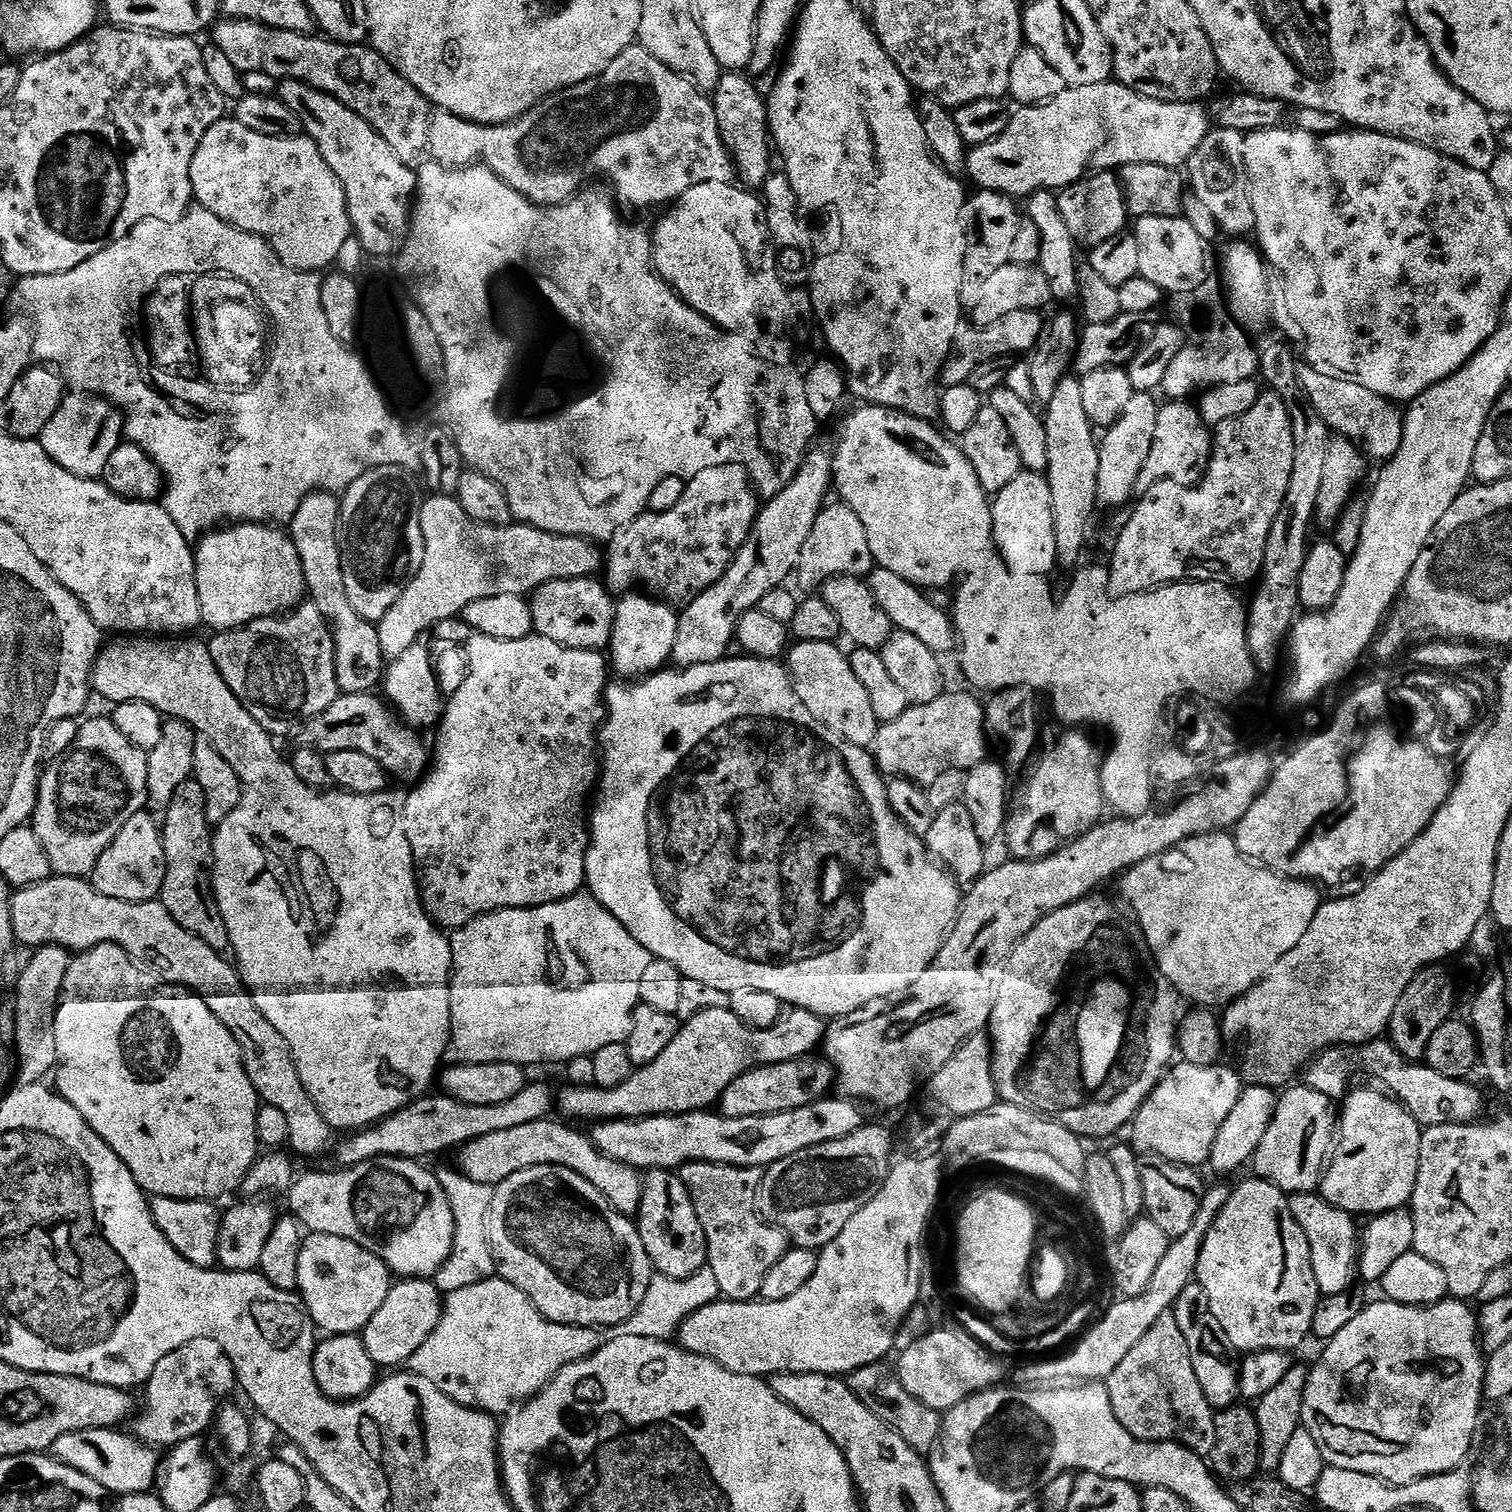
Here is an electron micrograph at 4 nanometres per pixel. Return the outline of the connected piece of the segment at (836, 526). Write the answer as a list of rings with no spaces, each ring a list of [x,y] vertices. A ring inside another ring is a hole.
[[[844,501],[827,503],[815,519],[814,527],[799,554],[795,577],[805,592],[814,592],[836,576],[858,577],[865,579],[876,567],[870,552],[870,542],[866,537],[866,528],[858,519],[852,507]]]

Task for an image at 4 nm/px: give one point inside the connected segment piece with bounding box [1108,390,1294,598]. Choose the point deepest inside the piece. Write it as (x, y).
(1216, 530)

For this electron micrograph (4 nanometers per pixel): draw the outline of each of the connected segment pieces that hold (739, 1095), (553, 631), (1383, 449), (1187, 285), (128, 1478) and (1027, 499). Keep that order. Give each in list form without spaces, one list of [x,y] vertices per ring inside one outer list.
[[[805,1058],[752,1068],[726,1086],[718,1101],[718,1112],[726,1118],[750,1118],[798,1110],[798,1106],[823,1100],[829,1095],[833,1091],[835,1078],[835,1068],[823,1058]]]
[[[596,578],[555,580],[546,582],[531,593],[535,635],[545,636],[550,638],[550,642],[558,642],[571,648],[607,649],[612,643],[616,606],[609,589],[598,581]]]
[[[1297,359],[1296,369],[1298,378],[1318,414],[1322,414],[1322,422],[1332,429],[1337,437],[1351,440],[1353,445],[1359,446],[1369,461],[1380,460],[1387,462],[1394,454],[1398,454],[1398,446],[1402,446],[1402,434],[1404,433],[1404,418],[1399,408],[1393,401],[1384,396],[1374,394],[1374,390],[1366,390],[1366,386],[1358,386],[1358,382],[1346,382],[1346,378],[1330,378],[1330,374],[1318,374],[1314,366],[1310,366],[1307,360]]]
[[[1183,215],[1178,216],[1141,216],[1135,221],[1134,235],[1138,244],[1138,276],[1146,282],[1158,286],[1161,293],[1183,294],[1193,292],[1209,275],[1208,256],[1204,253],[1206,241],[1198,238],[1194,226],[1184,220]]]
[[[95,1428],[74,1434],[62,1434],[62,1438],[52,1444],[50,1452],[66,1466],[86,1474],[86,1478],[94,1478],[94,1482],[98,1482],[108,1493],[117,1497],[147,1492],[153,1487],[151,1484],[155,1485],[158,1480],[157,1449],[137,1440],[135,1435],[128,1433],[127,1436],[120,1431],[124,1430]]]
[[[1021,470],[1018,478],[1006,486],[1006,490],[995,493],[992,505],[992,543],[1000,551],[1003,567],[1018,578],[1044,578],[1047,572],[1057,571],[1056,547],[1054,546],[1054,510],[1050,502],[1050,486],[1047,475]]]

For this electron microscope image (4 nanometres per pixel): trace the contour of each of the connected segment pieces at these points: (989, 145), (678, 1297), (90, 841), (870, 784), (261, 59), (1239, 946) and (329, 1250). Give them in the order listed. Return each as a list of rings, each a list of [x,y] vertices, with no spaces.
[[[1119,82],[1077,88],[1068,86],[1062,94],[1045,104],[1017,107],[1011,113],[1006,130],[1002,130],[998,138],[975,145],[967,153],[966,176],[977,184],[977,189],[1001,192],[1013,198],[1027,198],[1036,192],[1069,188],[1089,174],[1119,170],[1127,164],[1153,164],[1180,170],[1187,165],[1210,131],[1210,112],[1204,106],[1200,102],[1171,104],[1165,100],[1146,98]]]
[[[707,1266],[698,1270],[698,1274],[681,1280],[656,1274],[646,1290],[646,1298],[642,1298],[642,1306],[638,1306],[624,1324],[603,1330],[573,1328],[570,1324],[545,1320],[518,1286],[493,1278],[478,1282],[478,1286],[447,1293],[444,1313],[434,1334],[418,1346],[406,1368],[434,1382],[434,1386],[454,1402],[500,1418],[506,1412],[504,1388],[544,1388],[566,1365],[585,1360],[606,1346],[608,1340],[619,1336],[671,1341],[690,1314],[719,1299],[714,1270]]]
[[[85,719],[71,748],[51,762],[53,764],[43,769],[38,780],[36,809],[32,811],[30,827],[36,832],[38,842],[42,842],[42,850],[46,850],[46,858],[50,858],[55,875],[88,878],[94,866],[98,866],[98,858],[102,858],[106,846],[114,842],[118,830],[122,830],[122,826],[126,826],[134,814],[145,811],[148,802],[148,752],[134,746],[130,738],[126,738],[126,734],[112,724],[111,719]]]
[[[725,658],[716,660],[713,664],[696,664],[693,668],[672,670],[676,672],[661,670],[652,676],[645,676],[635,683],[609,683],[606,689],[606,715],[598,733],[598,748],[602,753],[602,771],[598,777],[598,795],[595,797],[594,807],[590,812],[590,839],[588,853],[584,859],[586,862],[587,891],[596,897],[596,901],[606,911],[614,914],[614,918],[618,918],[618,922],[622,922],[622,926],[626,926],[626,930],[630,930],[632,937],[642,946],[646,946],[646,950],[651,952],[655,959],[665,960],[673,964],[685,980],[702,982],[705,986],[714,987],[715,990],[726,993],[734,990],[767,990],[768,993],[774,994],[774,998],[780,1000],[781,1005],[801,1008],[825,1018],[849,1016],[851,1012],[862,1010],[862,1006],[870,1006],[870,1002],[878,1002],[879,1000],[887,1002],[899,996],[901,992],[905,992],[910,986],[914,986],[918,982],[918,978],[922,978],[924,971],[932,966],[934,958],[940,953],[941,946],[948,939],[948,934],[952,931],[957,916],[960,915],[962,907],[961,885],[939,863],[930,859],[925,841],[912,833],[896,817],[888,801],[888,784],[880,769],[876,767],[873,753],[869,749],[859,748],[846,742],[838,734],[834,734],[834,730],[822,726],[822,722],[818,722],[818,718],[814,718],[814,714],[810,714],[810,710],[806,710],[802,698],[798,698],[796,687],[792,684],[792,677],[783,663],[755,658],[732,659]]]
[[[224,18],[211,29],[210,36],[216,39],[216,44],[220,47],[220,52],[237,68],[240,74],[245,72],[265,72],[273,76],[277,82],[281,80],[301,80],[304,84],[310,84],[322,90],[328,96],[338,98],[338,102],[345,104],[350,110],[354,110],[367,122],[374,131],[402,158],[402,162],[413,166],[423,166],[425,164],[446,164],[451,168],[467,168],[469,164],[479,164],[481,162],[495,170],[495,172],[506,181],[506,183],[533,204],[562,204],[577,195],[585,187],[584,184],[591,176],[605,176],[612,180],[611,191],[614,199],[621,209],[624,208],[656,208],[659,204],[663,206],[671,205],[690,186],[702,186],[702,182],[729,182],[736,176],[736,166],[732,163],[732,155],[726,150],[722,142],[722,134],[718,126],[718,114],[715,113],[713,97],[705,92],[703,88],[697,88],[696,83],[683,76],[681,72],[676,72],[670,66],[658,62],[654,54],[650,54],[647,48],[633,46],[622,50],[618,58],[602,74],[590,78],[581,84],[575,84],[564,89],[563,92],[553,92],[539,104],[533,106],[526,114],[522,114],[516,120],[511,120],[505,124],[476,124],[472,120],[463,120],[461,116],[455,116],[450,110],[446,110],[437,104],[431,104],[427,98],[419,91],[403,74],[394,67],[381,52],[367,43],[362,44],[340,44],[337,40],[330,40],[320,34],[309,34],[306,32],[295,32],[294,30],[282,30],[281,28],[271,28],[266,24],[260,24],[257,20],[234,20]]]
[[[1227,831],[1211,832],[1209,836],[1192,836],[1191,839],[1183,840],[1182,843],[1177,844],[1168,852],[1163,852],[1160,856],[1146,858],[1146,862],[1138,862],[1138,866],[1134,866],[1129,872],[1119,877],[1119,884],[1125,902],[1132,907],[1132,912],[1136,915],[1141,930],[1144,931],[1144,940],[1148,943],[1153,958],[1156,959],[1155,967],[1160,975],[1165,976],[1171,982],[1173,988],[1183,999],[1185,996],[1186,999],[1193,1000],[1193,1005],[1203,1006],[1209,1010],[1216,1010],[1221,1006],[1231,1004],[1233,1000],[1239,1000],[1255,984],[1260,983],[1287,952],[1294,950],[1294,946],[1302,942],[1302,934],[1310,930],[1310,922],[1314,922],[1314,914],[1322,903],[1321,889],[1315,883],[1307,880],[1290,880],[1278,872],[1273,872],[1249,860],[1247,856],[1240,853],[1235,839]]]
[[[313,1232],[303,1237],[298,1254],[298,1295],[308,1310],[308,1316],[317,1329],[321,1328],[328,1336],[351,1336],[363,1333],[365,1326],[378,1314],[386,1294],[390,1294],[394,1283],[394,1274],[370,1250],[350,1242],[346,1238],[334,1238],[330,1234]]]

